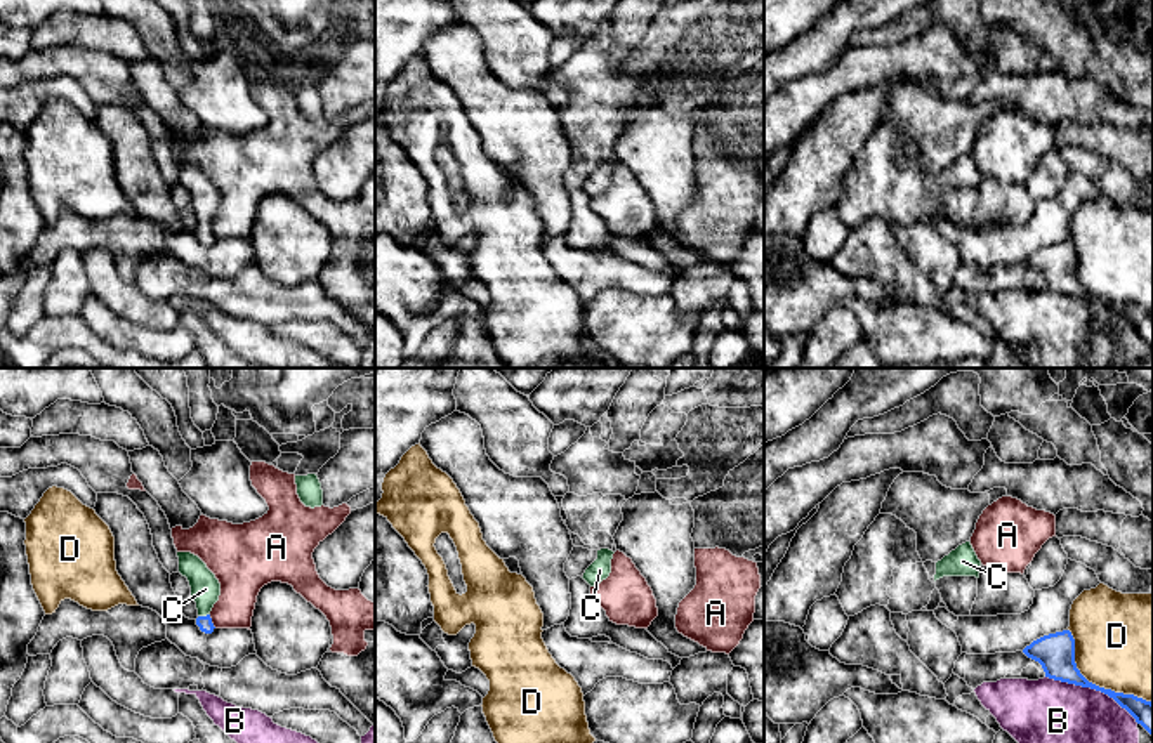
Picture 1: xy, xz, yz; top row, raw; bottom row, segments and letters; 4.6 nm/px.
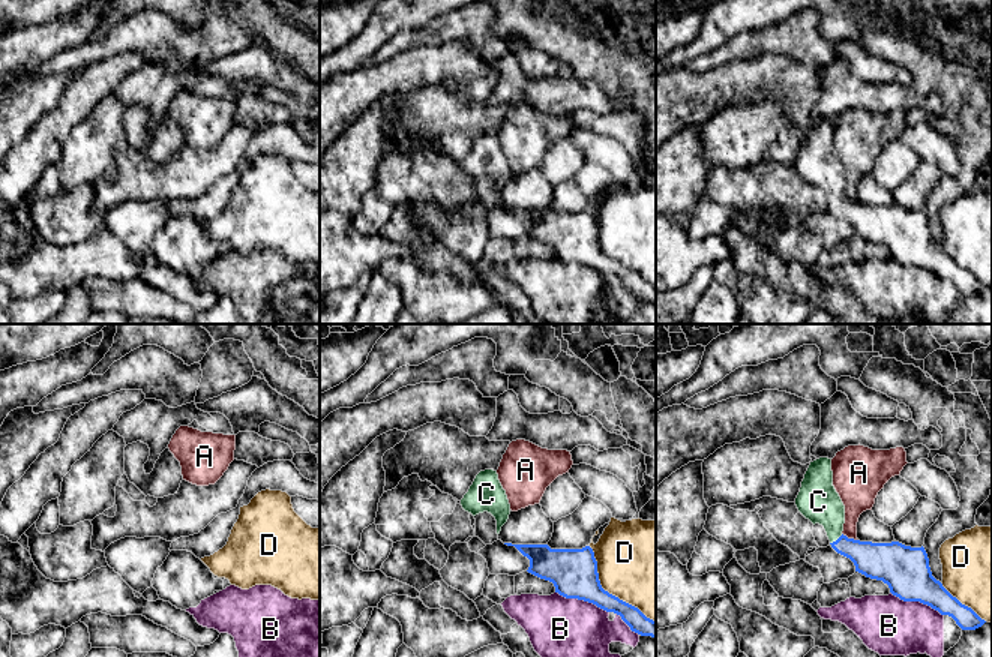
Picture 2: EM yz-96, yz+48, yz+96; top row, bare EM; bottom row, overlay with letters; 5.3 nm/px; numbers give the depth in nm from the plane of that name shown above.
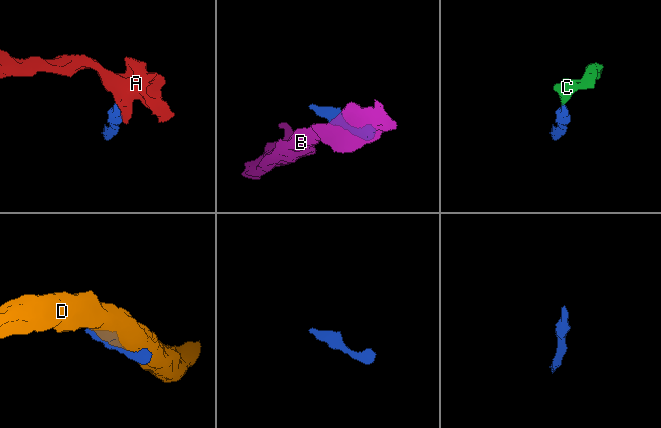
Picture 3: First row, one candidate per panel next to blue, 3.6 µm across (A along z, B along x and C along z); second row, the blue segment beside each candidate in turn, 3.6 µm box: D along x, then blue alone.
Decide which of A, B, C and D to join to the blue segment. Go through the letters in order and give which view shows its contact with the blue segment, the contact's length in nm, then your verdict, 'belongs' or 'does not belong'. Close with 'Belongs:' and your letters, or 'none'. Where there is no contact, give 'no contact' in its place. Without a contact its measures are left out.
A: xy | 70 nm | does not belong
B: yz | 480 nm | does not belong
C: xy | 60 nm | belongs
D: yz | 500 nm | does not belong
Belongs: C

